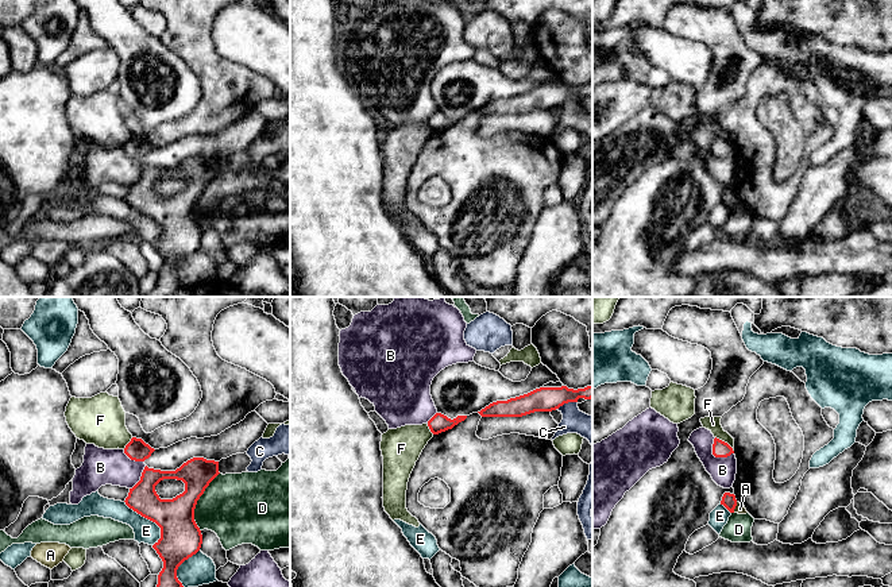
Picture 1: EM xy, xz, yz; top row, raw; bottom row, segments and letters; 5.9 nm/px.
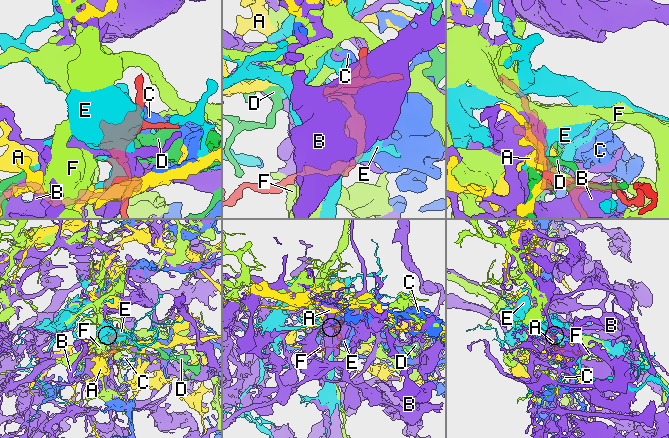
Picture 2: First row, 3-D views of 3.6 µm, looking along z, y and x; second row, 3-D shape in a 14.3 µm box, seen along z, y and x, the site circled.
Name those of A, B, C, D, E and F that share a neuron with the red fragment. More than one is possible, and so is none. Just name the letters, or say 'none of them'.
none of them

